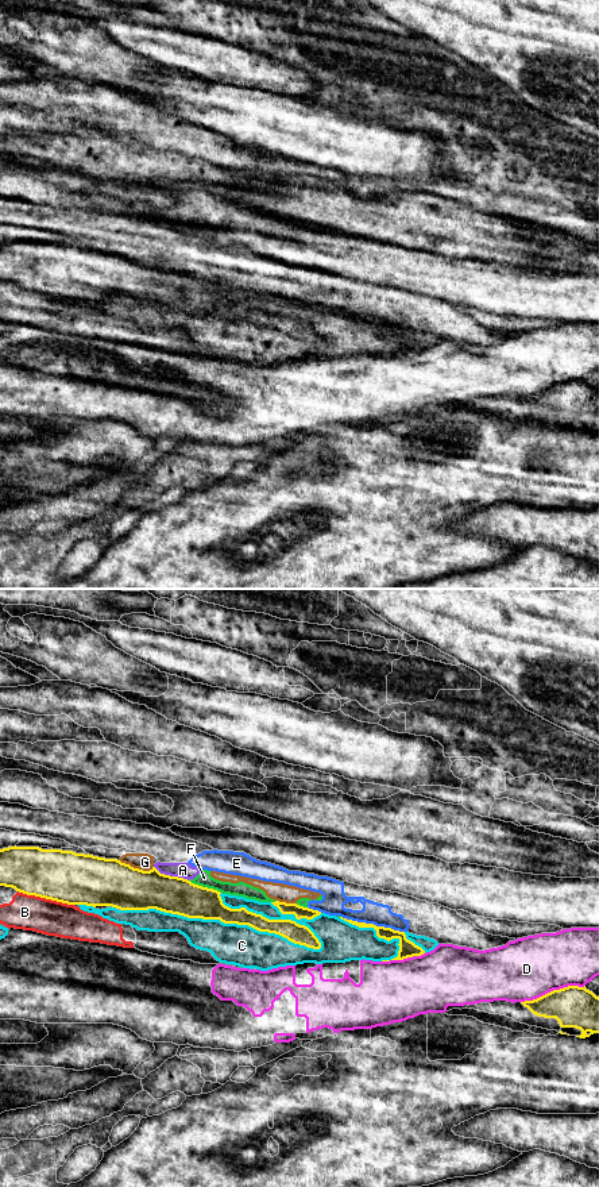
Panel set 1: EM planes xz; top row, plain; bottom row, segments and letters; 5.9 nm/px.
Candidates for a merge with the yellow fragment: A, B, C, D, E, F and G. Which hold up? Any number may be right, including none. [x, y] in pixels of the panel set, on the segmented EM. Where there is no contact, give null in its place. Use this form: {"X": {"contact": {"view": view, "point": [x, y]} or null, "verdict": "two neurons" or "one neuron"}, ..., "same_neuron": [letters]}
{"A": {"contact": {"view": "xz", "point": [172, 877]}, "verdict": "two neurons"}, "B": {"contact": {"view": "xz", "point": [46, 898]}, "verdict": "two neurons"}, "C": {"contact": {"view": "xz", "point": [221, 921]}, "verdict": "two neurons"}, "D": {"contact": {"view": "xz", "point": [553, 990]}, "verdict": "two neurons"}, "E": {"contact": {"view": "xz", "point": [373, 924]}, "verdict": "two neurons"}, "F": {"contact": {"view": "xz", "point": [205, 887]}, "verdict": "two neurons"}, "G": {"contact": {"view": "xz", "point": [136, 868]}, "verdict": "two neurons"}, "same_neuron": []}

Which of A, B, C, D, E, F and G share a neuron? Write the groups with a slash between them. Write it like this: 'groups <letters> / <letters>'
groups A / B / C / D / E F G

